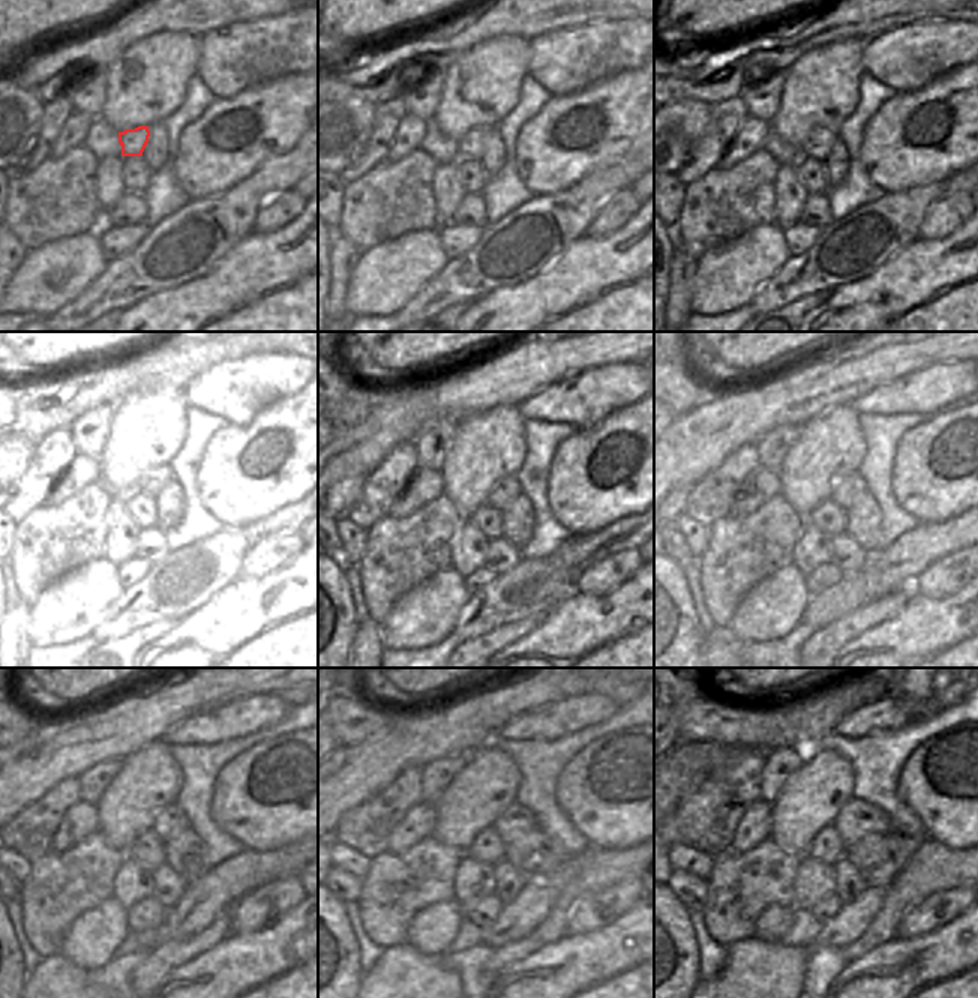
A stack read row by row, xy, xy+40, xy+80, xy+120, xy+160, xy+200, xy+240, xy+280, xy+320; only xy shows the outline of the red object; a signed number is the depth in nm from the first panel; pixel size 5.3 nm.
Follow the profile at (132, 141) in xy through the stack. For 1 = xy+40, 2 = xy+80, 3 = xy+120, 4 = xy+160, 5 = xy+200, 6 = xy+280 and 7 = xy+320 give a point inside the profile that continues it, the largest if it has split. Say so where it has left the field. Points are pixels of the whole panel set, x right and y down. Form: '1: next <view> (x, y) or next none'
1: next xy+40 (473, 144)
2: next xy+80 (818, 144)
3: next xy+120 (155, 479)
4: next xy+160 (504, 491)
5: next xy+200 (843, 491)
6: next xy+280 (516, 820)
7: next xy+320 (858, 818)

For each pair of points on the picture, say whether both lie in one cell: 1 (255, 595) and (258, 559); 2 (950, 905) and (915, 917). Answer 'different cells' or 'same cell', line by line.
1: different cells
2: same cell

